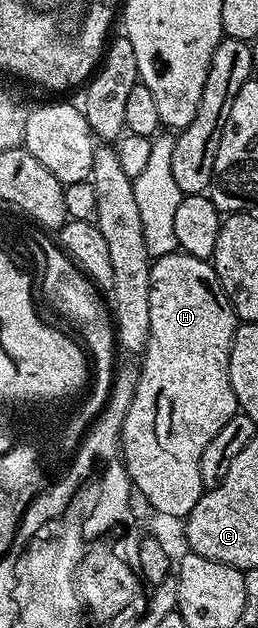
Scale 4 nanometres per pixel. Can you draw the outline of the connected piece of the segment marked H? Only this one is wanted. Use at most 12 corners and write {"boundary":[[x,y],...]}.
{"boundary":[[208,260],[149,266],[121,420],[132,488],[182,519],[239,412],[239,322]]}

